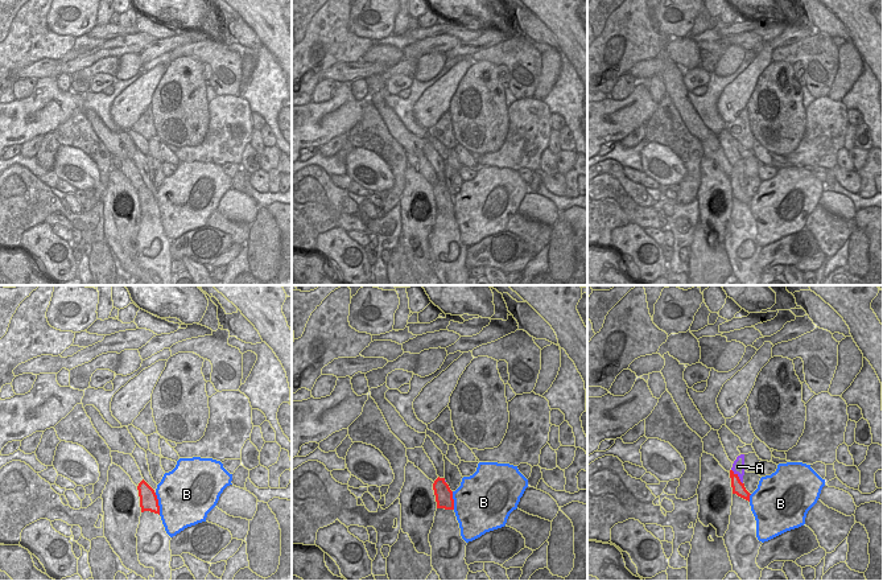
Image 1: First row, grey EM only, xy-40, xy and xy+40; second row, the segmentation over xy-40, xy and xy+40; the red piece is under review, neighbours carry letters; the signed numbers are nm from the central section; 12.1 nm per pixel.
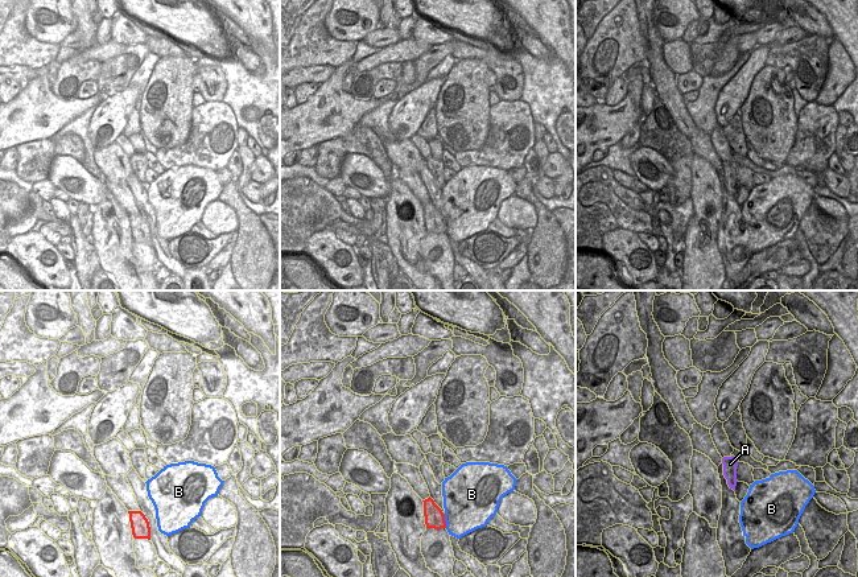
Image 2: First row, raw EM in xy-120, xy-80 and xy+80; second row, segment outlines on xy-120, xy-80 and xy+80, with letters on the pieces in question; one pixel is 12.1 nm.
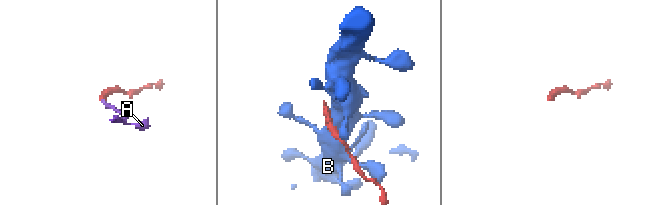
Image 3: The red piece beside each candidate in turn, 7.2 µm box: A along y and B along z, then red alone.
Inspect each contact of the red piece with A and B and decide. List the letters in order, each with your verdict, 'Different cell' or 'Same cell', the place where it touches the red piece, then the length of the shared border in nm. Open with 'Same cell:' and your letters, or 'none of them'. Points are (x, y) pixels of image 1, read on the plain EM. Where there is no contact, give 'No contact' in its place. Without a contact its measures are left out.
Same cell: A
A: Same cell. Touches red at xy+40 (738, 181). Shared border 240 nm
B: Different cell. Touches red at xy-40 (157, 207). Shared border 280 nm

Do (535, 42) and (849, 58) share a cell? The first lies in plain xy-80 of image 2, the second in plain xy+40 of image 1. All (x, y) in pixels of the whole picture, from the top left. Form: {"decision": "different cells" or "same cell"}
{"decision": "different cells"}

